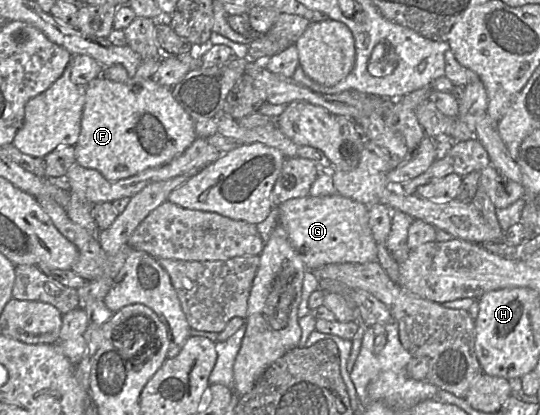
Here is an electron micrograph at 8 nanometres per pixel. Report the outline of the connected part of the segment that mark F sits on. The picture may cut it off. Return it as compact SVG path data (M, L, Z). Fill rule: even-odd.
M101 75L87 85L81 132L75 145L76 163L99 171L109 181L129 178L146 169L162 166L183 153L197 138L195 123L175 100L171 88L159 85L151 78L128 85Z

